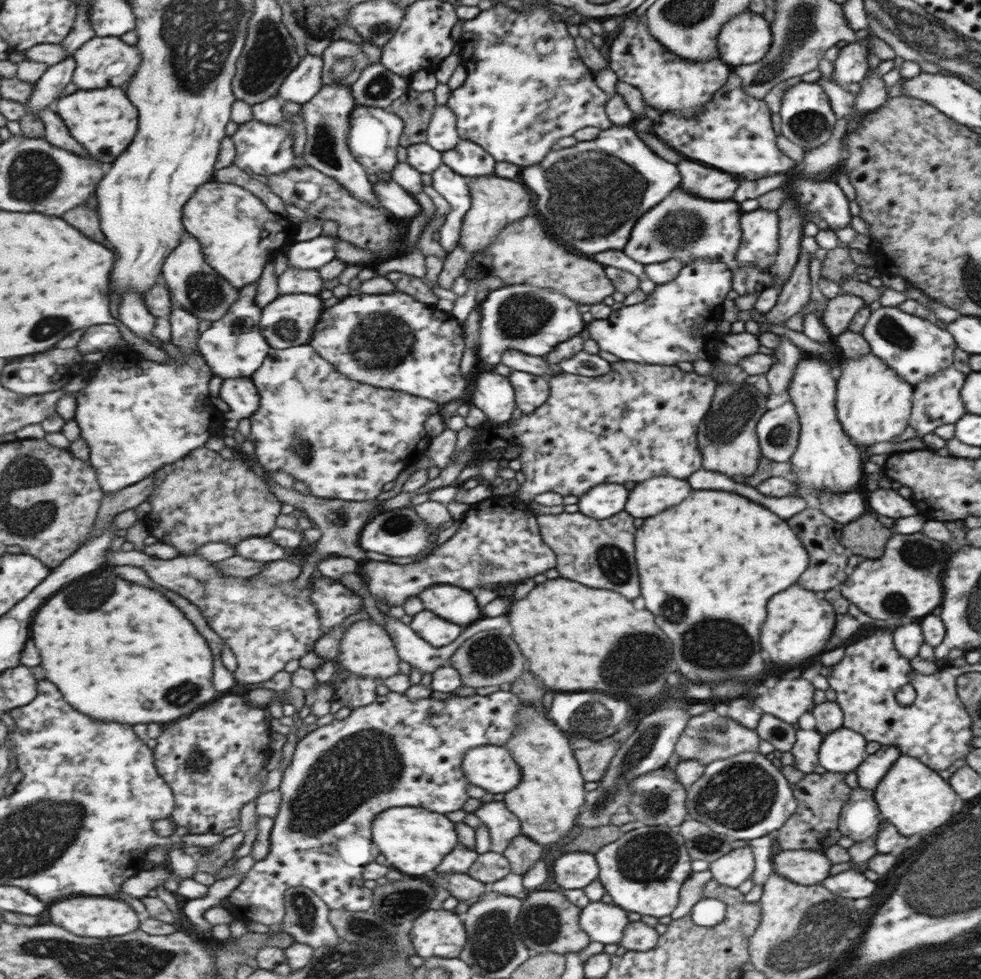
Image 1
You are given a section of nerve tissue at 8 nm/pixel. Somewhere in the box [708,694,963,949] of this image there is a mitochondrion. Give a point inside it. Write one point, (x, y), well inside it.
(778, 734)

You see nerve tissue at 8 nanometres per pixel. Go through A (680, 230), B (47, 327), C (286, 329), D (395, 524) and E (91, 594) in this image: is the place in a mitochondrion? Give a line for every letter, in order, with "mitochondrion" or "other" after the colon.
A: mitochondrion
B: mitochondrion
C: mitochondrion
D: mitochondrion
E: mitochondrion

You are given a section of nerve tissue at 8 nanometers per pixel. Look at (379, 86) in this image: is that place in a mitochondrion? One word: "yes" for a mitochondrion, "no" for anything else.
yes

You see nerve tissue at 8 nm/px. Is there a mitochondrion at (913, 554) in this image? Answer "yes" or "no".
yes

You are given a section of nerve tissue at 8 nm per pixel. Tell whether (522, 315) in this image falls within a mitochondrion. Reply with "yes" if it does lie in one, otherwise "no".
yes

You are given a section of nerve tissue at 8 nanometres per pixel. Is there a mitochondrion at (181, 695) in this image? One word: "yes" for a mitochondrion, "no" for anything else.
yes

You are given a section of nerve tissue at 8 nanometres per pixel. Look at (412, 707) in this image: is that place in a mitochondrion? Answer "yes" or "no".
no

